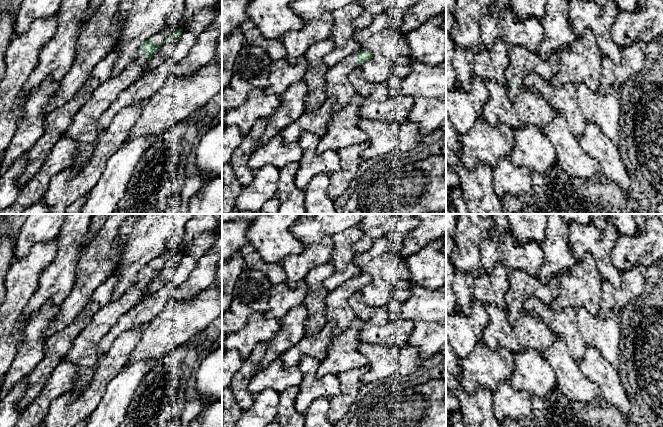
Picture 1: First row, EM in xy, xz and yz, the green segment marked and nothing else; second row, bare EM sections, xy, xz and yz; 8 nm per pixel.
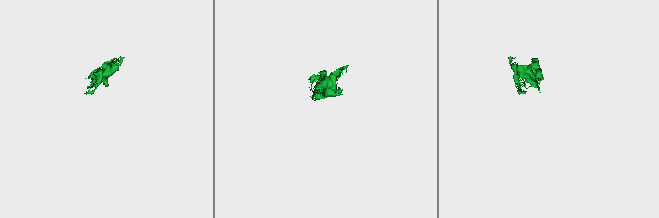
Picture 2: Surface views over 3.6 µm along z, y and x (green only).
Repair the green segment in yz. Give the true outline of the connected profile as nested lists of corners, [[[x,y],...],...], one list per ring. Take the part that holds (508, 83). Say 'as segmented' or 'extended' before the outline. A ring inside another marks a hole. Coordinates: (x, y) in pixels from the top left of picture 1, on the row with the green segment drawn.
extended; [[[508,46],[507,53],[509,56],[509,67],[505,71],[507,79],[507,91],[512,102],[524,86],[524,77],[531,72],[542,77],[545,81],[550,82],[559,72],[559,58],[557,53],[552,53],[547,60],[542,60],[537,53],[531,53],[522,46]]]

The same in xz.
extended; [[[361,49],[330,67],[326,74],[325,86],[328,97],[337,99],[333,107],[333,113],[345,108],[352,97],[357,94],[349,81],[349,76],[359,69],[364,62],[372,58],[372,55],[369,50]]]

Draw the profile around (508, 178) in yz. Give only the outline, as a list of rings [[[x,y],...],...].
[[[502,158],[492,168],[493,185],[499,198],[505,194],[520,196],[534,193],[529,169],[516,166],[510,158]]]

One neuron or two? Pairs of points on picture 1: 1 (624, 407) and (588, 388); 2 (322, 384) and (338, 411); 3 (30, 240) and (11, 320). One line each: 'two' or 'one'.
1: two
2: two
3: two

